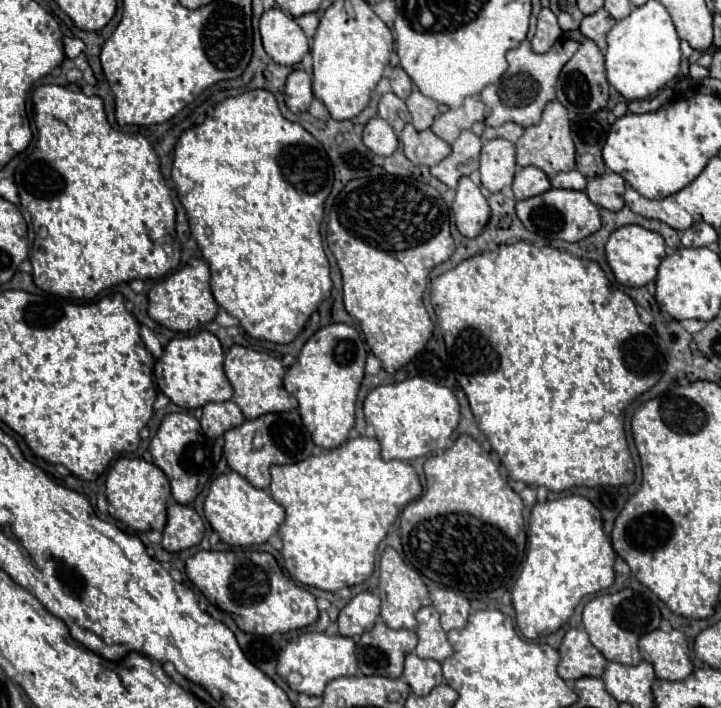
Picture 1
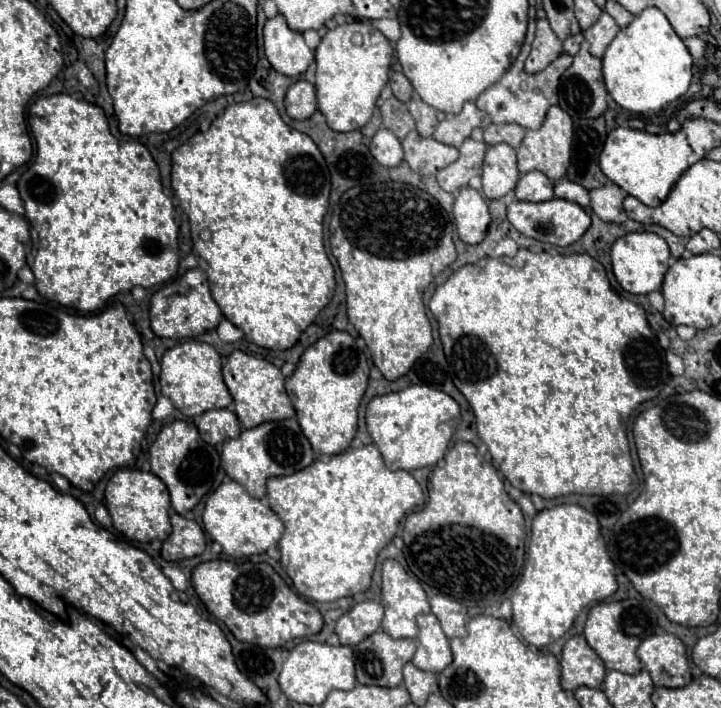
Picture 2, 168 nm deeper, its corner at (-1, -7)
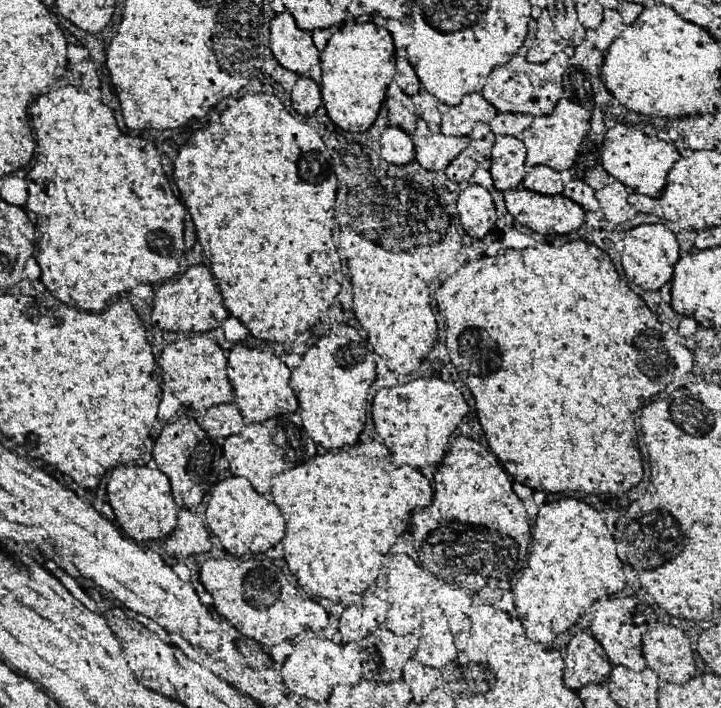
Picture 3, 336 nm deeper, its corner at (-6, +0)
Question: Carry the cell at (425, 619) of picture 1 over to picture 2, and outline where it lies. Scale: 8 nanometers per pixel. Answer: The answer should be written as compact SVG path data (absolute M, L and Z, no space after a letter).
M422 614L416 618L416 624L420 628L420 634L416 638L418 650L412 658L412 662L420 670L428 672L442 672L450 662L452 662L452 652L450 652L450 640L440 628L440 622L434 614Z

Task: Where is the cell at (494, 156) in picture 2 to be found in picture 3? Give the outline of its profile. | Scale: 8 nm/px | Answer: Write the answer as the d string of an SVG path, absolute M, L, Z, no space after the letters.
M497 137L493 147L491 175L497 189L513 189L523 181L525 175L526 149L517 137Z

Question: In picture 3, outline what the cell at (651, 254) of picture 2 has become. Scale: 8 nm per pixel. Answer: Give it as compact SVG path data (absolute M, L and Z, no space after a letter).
M641 223L623 237L623 251L621 251L623 271L627 277L631 277L639 287L643 287L647 291L657 291L667 281L671 281L673 265L675 265L677 257L679 257L677 243L675 243L673 235L661 223Z

